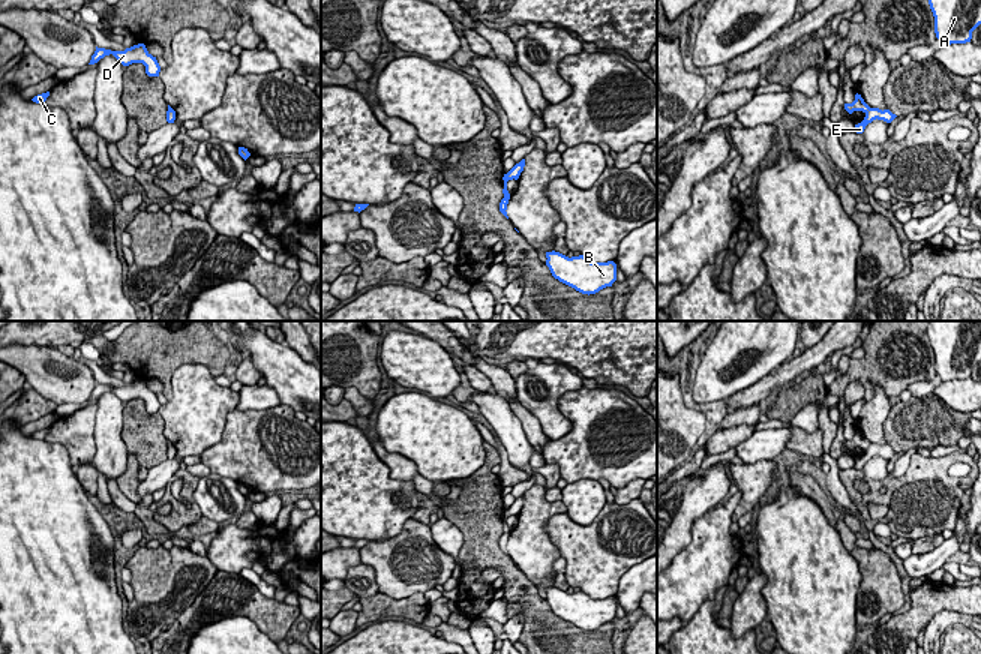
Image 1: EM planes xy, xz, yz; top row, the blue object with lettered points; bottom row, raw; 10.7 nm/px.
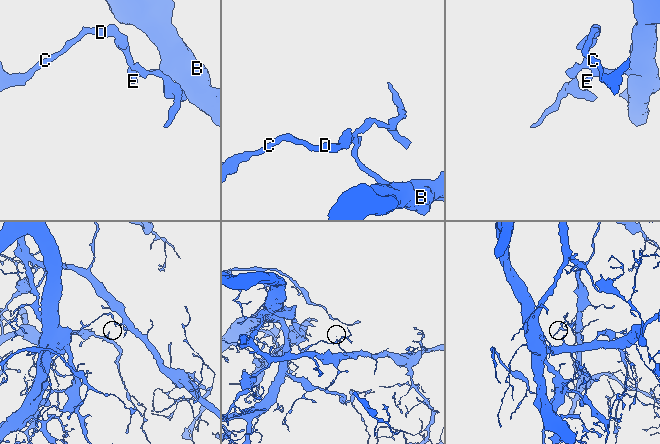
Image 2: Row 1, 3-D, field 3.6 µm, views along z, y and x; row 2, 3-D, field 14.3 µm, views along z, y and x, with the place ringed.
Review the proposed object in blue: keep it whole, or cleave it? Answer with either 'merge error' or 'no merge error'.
merge error

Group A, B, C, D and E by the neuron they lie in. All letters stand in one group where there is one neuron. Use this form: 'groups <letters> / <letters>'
groups A B E / C D

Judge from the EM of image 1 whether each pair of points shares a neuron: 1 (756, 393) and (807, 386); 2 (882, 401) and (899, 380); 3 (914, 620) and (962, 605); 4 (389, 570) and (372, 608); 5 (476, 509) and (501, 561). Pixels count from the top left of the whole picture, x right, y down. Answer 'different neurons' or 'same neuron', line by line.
1: different neurons
2: different neurons
3: same neuron
4: different neurons
5: same neuron

